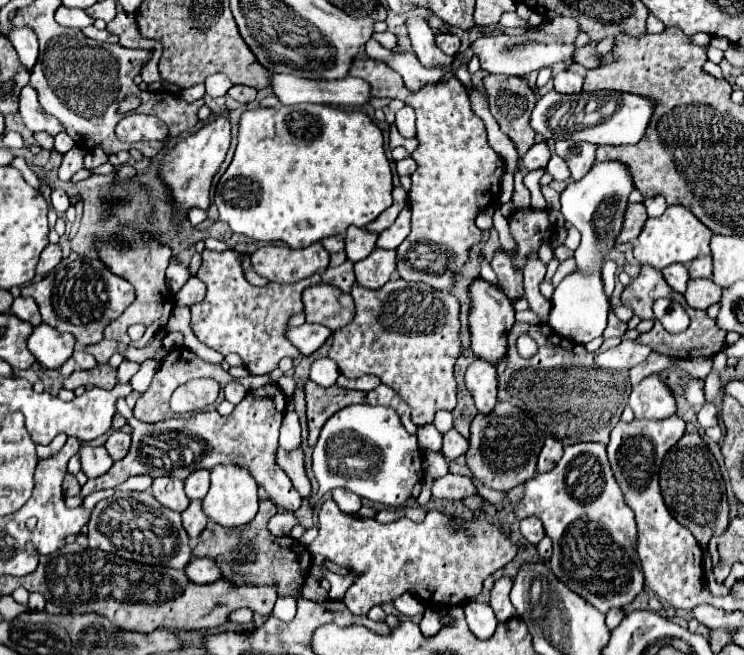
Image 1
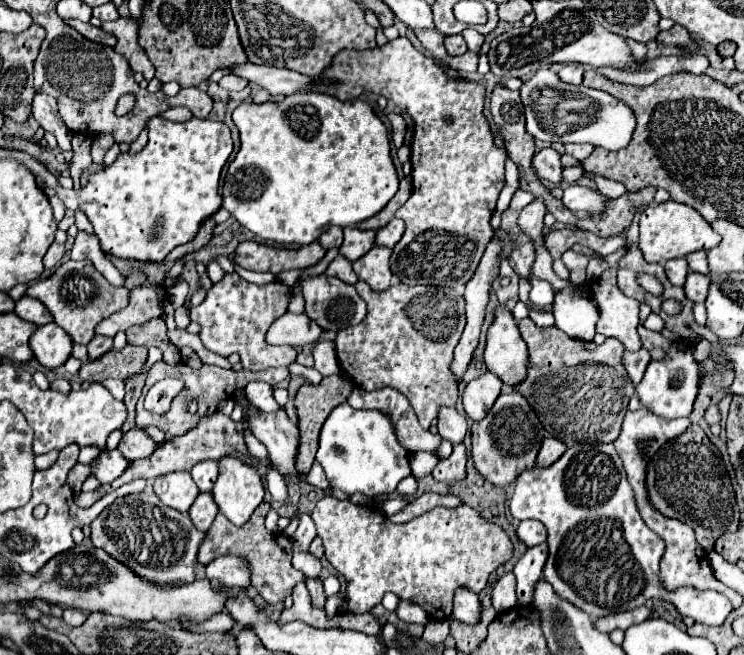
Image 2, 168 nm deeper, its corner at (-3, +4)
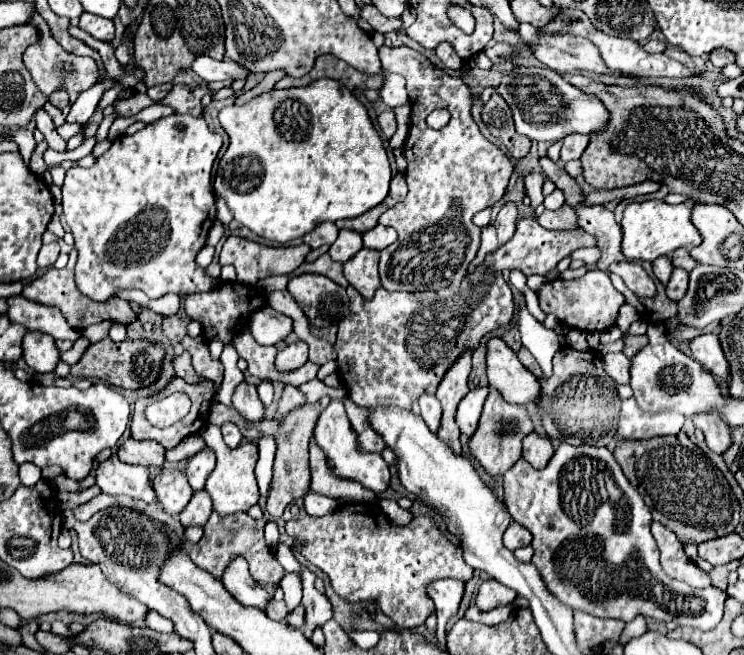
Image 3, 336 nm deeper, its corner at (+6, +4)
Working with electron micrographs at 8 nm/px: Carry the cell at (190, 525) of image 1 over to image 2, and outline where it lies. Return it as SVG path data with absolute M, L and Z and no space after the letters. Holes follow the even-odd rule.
M211 492L199 494L197 500L193 502L191 510L189 510L189 516L191 516L195 528L201 530L201 532L205 532L213 524L215 516L217 516L217 504L213 500L213 494Z

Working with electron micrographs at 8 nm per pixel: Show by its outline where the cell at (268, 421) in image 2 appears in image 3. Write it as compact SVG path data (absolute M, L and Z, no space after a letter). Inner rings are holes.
M242 382L234 396L232 396L232 402L234 402L234 408L246 418L246 420L262 420L264 418L264 404L260 402L258 398L258 392L256 392L256 386L248 384L248 382Z

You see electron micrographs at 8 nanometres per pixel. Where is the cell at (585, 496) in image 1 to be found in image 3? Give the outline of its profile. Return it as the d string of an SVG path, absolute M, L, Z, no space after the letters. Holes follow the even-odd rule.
M562 442L542 470L532 468L520 458L504 474L504 504L512 520L532 532L532 564L536 564L546 588L568 608L624 622L642 614L664 622L674 620L678 626L692 626L704 632L712 630L722 620L726 592L714 586L698 590L680 580L672 580L662 572L660 550L650 532L652 516L608 448L572 446Z

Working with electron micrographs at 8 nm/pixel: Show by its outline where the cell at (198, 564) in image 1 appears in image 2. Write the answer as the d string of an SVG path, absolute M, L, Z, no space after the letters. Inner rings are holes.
M219 556L205 566L205 576L213 584L223 584L239 590L251 588L249 564L245 564L245 560L241 560L239 556Z

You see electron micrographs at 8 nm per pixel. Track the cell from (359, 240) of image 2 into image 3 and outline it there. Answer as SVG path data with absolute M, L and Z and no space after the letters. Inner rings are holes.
M340 230L338 238L336 238L336 242L330 246L328 254L330 254L332 260L336 260L336 262L346 262L346 260L350 260L360 248L362 248L362 236L360 236L360 232Z

